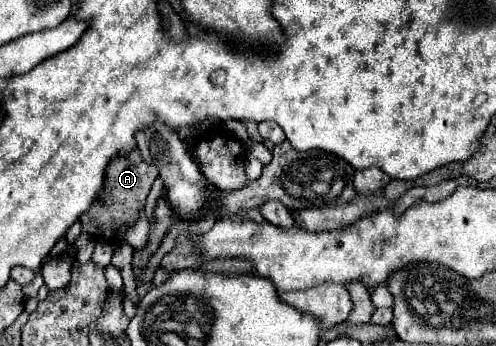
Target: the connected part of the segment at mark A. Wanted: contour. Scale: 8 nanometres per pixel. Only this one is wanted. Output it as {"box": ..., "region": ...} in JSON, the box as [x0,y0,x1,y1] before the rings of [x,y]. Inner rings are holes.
{"box":[80,151,158,245],"region":[[[132,151],[128,157],[116,157],[110,161],[108,169],[106,169],[106,179],[104,179],[104,189],[100,193],[100,197],[96,197],[92,209],[88,209],[88,213],[84,213],[80,217],[82,229],[84,233],[92,235],[92,237],[100,237],[104,241],[108,241],[110,245],[120,245],[124,243],[124,233],[138,221],[142,209],[144,209],[144,201],[146,195],[152,187],[152,183],[158,177],[158,169],[150,163],[146,163],[140,157],[140,151]]]}

